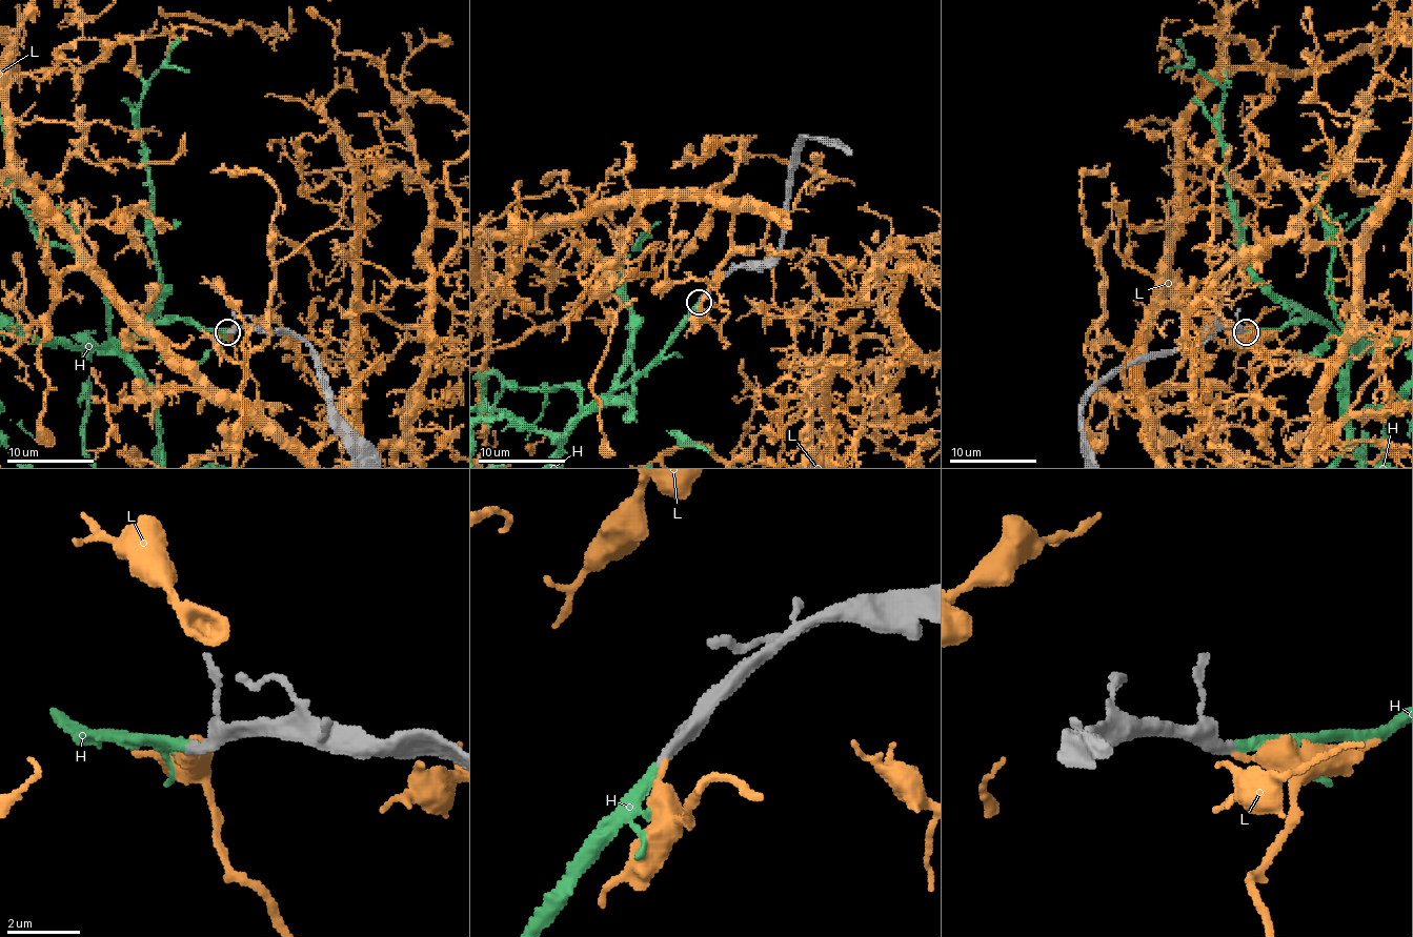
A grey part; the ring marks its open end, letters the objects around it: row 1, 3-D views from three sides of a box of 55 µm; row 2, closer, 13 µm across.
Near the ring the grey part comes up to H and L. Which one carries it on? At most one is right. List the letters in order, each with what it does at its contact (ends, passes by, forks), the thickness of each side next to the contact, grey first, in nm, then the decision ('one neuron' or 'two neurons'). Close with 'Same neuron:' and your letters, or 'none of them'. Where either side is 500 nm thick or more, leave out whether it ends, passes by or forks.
H: it ends there; 280 nm thick on the grey side, 340 nm on the other; one neuron
L: it ends there; 320 nm thick on the grey side, 240 nm on the other; two neurons
Same neuron: H

